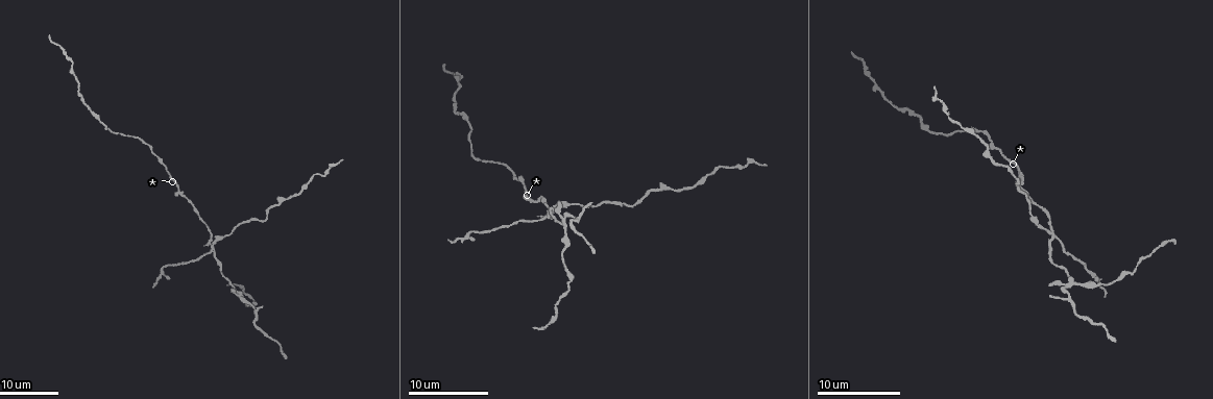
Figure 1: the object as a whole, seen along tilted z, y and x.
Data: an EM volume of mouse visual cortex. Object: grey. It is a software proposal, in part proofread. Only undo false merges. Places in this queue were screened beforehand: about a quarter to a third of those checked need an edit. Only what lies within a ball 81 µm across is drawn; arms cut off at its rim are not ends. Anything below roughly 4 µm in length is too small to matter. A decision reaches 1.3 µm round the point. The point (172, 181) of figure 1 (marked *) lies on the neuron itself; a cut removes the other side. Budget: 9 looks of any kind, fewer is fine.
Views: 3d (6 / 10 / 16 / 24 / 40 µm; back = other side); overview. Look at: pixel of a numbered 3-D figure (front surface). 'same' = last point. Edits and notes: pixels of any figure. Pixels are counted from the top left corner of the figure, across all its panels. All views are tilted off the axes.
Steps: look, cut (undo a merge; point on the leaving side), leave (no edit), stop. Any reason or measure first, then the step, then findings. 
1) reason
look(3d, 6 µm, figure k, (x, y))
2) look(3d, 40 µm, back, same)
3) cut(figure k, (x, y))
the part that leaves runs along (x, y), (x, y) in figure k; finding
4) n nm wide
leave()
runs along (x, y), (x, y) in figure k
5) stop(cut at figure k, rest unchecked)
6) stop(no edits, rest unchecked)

thin neck
look(3d, 24 µm, figure 1, (992, 142))

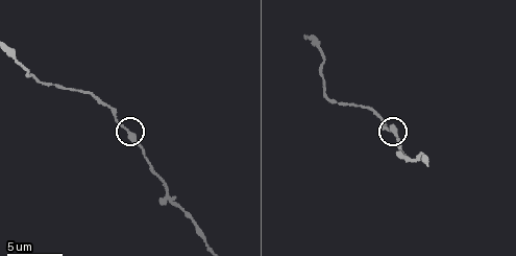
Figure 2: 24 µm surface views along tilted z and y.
look(3d, 10 µm, figure 2, (126, 128))

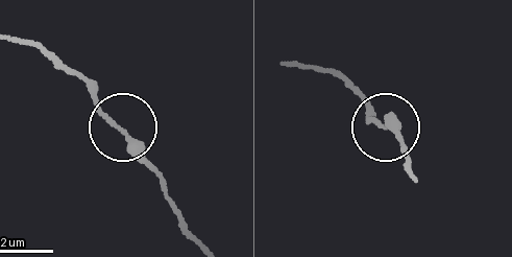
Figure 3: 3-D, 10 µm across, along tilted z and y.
leave()
all the same neuron

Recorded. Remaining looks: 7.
looks like a crossing
look(3d, 16 µm, figure 1, (562, 223))

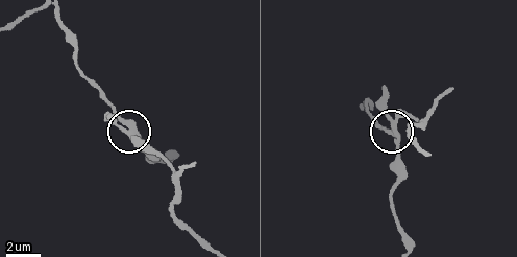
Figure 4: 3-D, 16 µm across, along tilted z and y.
look(3d, 6 µm, figure 4, (396, 129))

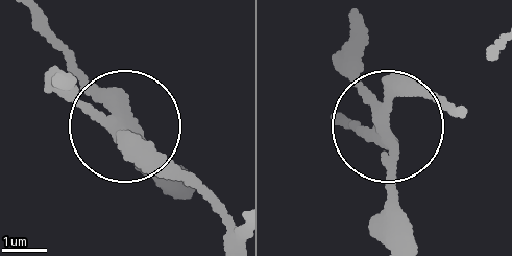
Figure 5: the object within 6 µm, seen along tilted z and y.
side arm 16 µm
cut(figure 5, (75, 97))
the part that leaves runs along (382, 129), (390, 239) in figure 5; two neurons meet here

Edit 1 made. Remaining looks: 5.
look(overview)

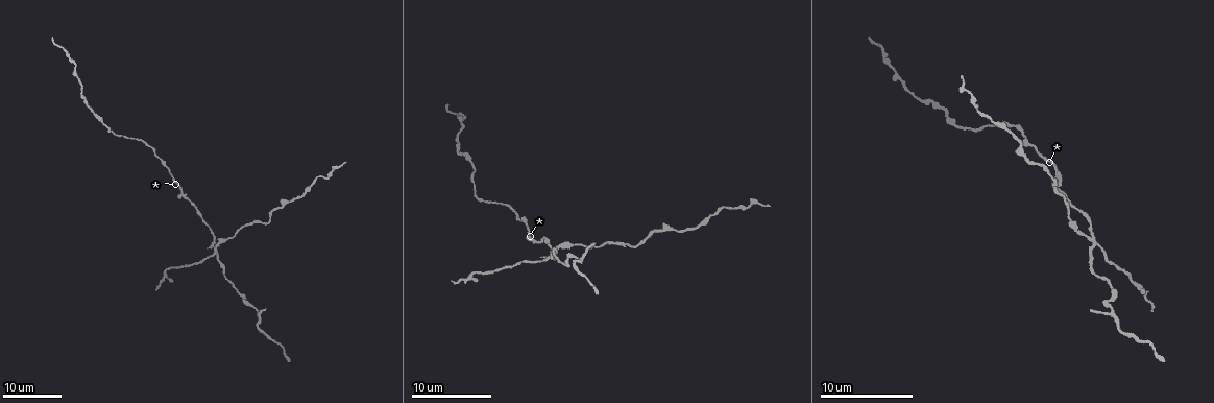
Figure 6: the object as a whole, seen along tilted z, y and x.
four-way junction
look(3d, 16 µm, figure 6, (216, 251))

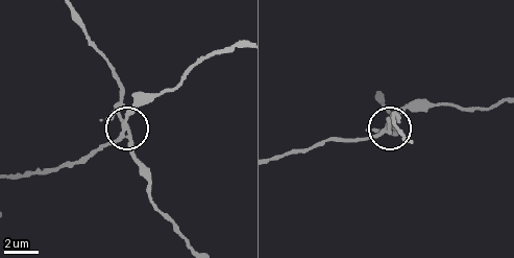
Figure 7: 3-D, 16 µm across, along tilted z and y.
look(3d, 6 µm, figure 7, (126, 124))

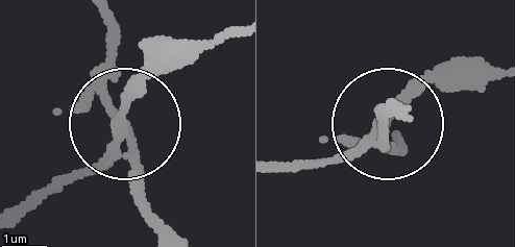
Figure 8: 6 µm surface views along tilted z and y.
side arm 27 µm; 4 arms
cut(figure 8, (132, 96))
a second neuron is stuck on

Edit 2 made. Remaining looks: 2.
three-way junction
look(3d, 10 µm, figure 2, (167, 188))

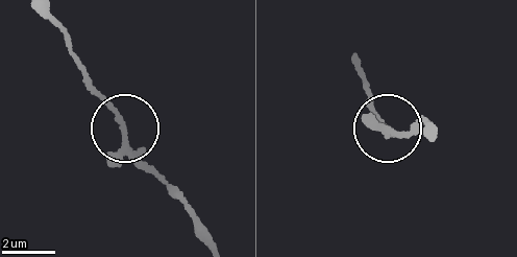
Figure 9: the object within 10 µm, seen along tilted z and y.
leave()
one neuron here

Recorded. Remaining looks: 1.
stop(cut at figure 5, cut at figure 8, rest unchecked)

